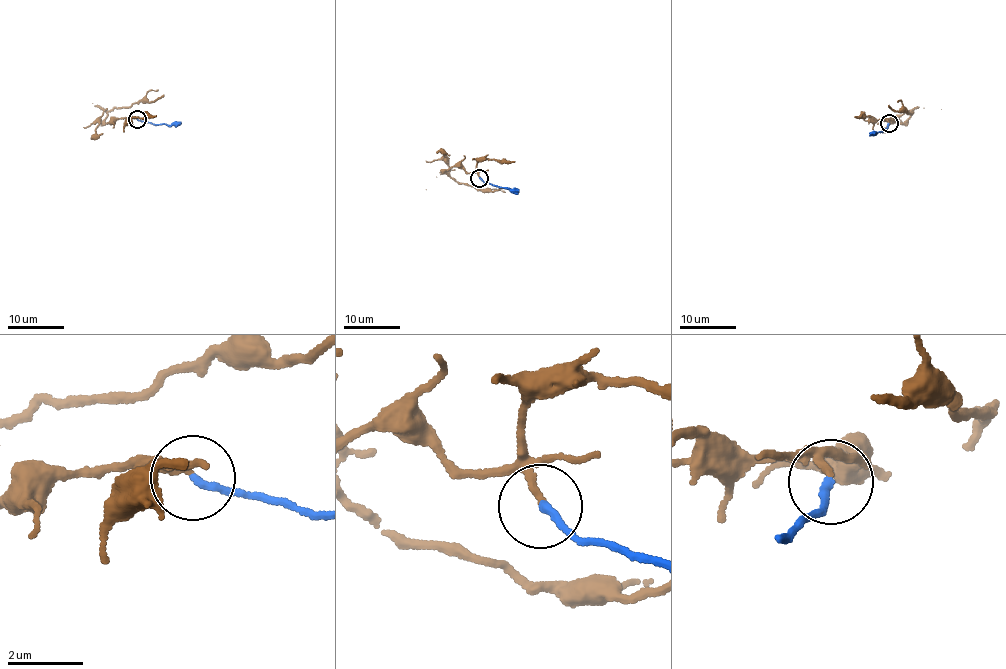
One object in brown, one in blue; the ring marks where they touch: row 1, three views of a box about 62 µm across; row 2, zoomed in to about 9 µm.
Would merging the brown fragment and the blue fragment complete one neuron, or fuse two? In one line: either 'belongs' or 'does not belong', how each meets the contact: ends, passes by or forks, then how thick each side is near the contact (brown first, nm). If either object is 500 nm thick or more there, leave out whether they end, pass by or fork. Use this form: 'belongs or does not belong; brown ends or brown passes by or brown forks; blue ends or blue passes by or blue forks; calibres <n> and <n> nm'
belongs; brown ends; blue ends; calibres 160 and 200 nm

